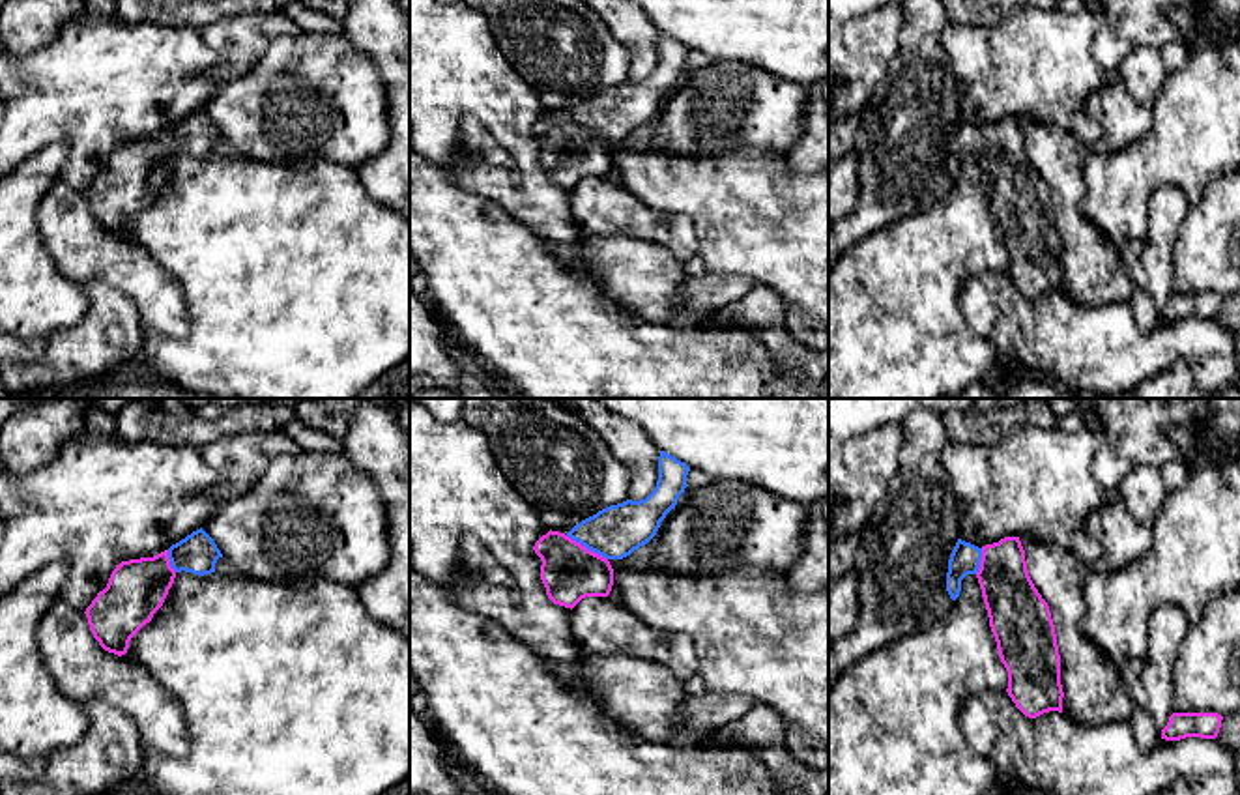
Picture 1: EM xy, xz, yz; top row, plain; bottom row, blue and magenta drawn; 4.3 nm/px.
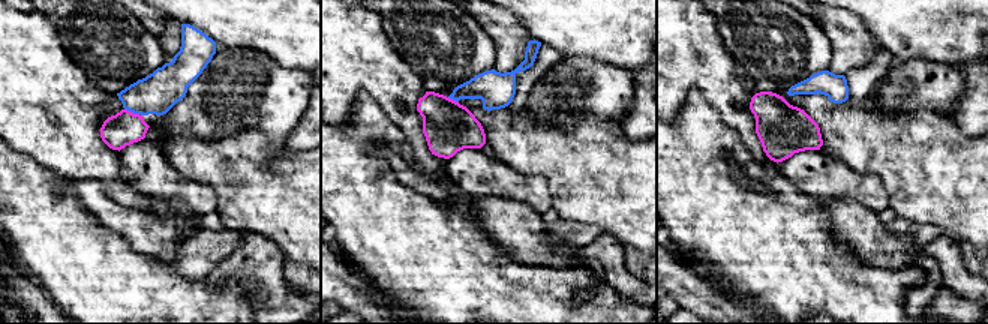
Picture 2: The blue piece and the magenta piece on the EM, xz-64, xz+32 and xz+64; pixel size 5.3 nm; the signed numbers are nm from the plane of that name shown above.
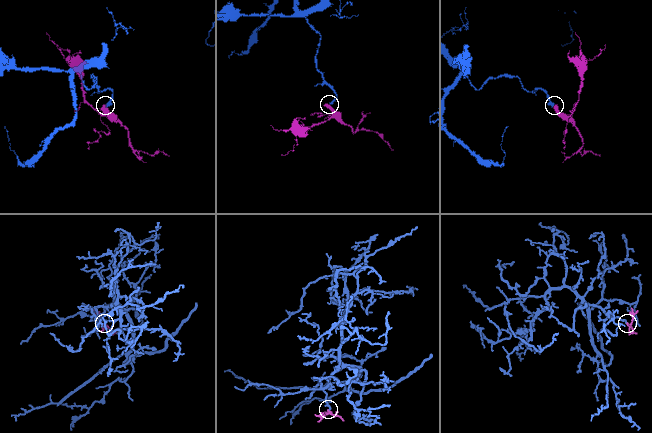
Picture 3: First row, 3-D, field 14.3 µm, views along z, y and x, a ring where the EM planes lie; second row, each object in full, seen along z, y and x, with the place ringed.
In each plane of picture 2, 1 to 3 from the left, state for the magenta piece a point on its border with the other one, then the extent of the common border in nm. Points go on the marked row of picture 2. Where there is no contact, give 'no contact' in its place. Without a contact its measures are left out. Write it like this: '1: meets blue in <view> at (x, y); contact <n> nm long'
1: meets blue in xz-64 at (132, 111); contact 90 nm long
2: meets blue in xz+32 at (453, 99); contact 70 nm long
3: no contact

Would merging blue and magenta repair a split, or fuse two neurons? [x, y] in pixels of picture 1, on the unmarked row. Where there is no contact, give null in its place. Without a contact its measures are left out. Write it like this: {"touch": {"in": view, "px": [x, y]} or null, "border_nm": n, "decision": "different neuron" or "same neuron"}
{"touch": {"in": "xz", "px": [586, 128]}, "border_nm": 220, "decision": "same neuron"}

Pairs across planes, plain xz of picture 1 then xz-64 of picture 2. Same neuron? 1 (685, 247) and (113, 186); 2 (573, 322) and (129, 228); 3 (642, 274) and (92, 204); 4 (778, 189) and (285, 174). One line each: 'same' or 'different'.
1: different
2: different
3: same
4: same

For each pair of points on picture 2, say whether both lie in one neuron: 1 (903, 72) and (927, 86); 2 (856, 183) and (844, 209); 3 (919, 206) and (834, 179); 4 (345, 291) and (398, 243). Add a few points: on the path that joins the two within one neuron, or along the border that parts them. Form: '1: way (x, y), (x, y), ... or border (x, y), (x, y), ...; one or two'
1: way (909, 78), (915, 84), (921, 84); one
2: border (820, 200), (853, 200), (877, 213); two
3: border (861, 173), (873, 173), (880, 179), (889, 206); two
4: border (344, 255), (389, 297); two

